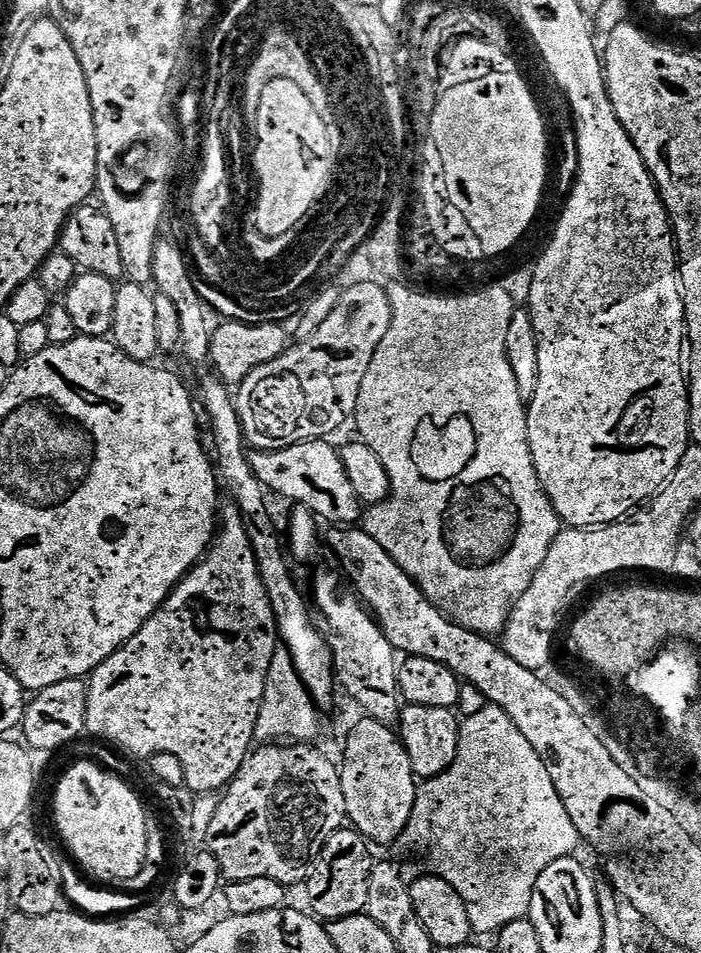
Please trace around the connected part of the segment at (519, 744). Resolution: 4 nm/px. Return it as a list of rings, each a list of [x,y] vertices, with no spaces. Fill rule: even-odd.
[[[484,706],[468,721],[465,719],[460,725],[456,761],[443,772],[429,775],[417,787],[416,805],[399,843],[404,844],[404,856],[412,867],[413,877],[441,876],[450,882],[450,886],[454,886],[468,904],[473,929],[477,933],[496,934],[514,920],[512,916],[484,916],[484,864],[488,864],[488,860],[484,860],[484,784],[508,784],[508,816],[500,816],[500,824],[496,824],[496,844],[508,844],[508,896],[516,896],[516,916],[519,920],[529,915],[532,892],[542,870],[558,858],[573,855],[581,839],[574,822],[570,822],[570,814],[566,814],[566,806],[554,786],[554,778],[550,778],[548,765],[538,750],[526,742],[526,734],[514,726],[503,708]]]

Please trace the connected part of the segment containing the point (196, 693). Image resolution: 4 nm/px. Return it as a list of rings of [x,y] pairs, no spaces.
[[[235,506],[225,507],[222,519],[218,524],[218,531],[213,539],[212,547],[208,549],[203,560],[176,585],[168,601],[155,612],[149,620],[140,627],[138,634],[124,643],[124,646],[106,662],[102,662],[91,673],[88,685],[88,726],[87,731],[133,752],[136,756],[151,758],[158,754],[174,754],[182,762],[186,770],[186,785],[193,788],[196,794],[207,791],[207,780],[216,779],[220,771],[229,768],[234,770],[243,761],[241,750],[251,749],[256,737],[256,727],[260,718],[260,711],[264,705],[264,691],[268,685],[268,671],[278,647],[278,633],[274,610],[270,606],[270,598],[266,594],[266,586],[262,586],[262,578],[258,574],[258,562],[254,558],[254,550],[250,546],[250,538],[246,534],[244,520],[240,517],[240,510]]]

